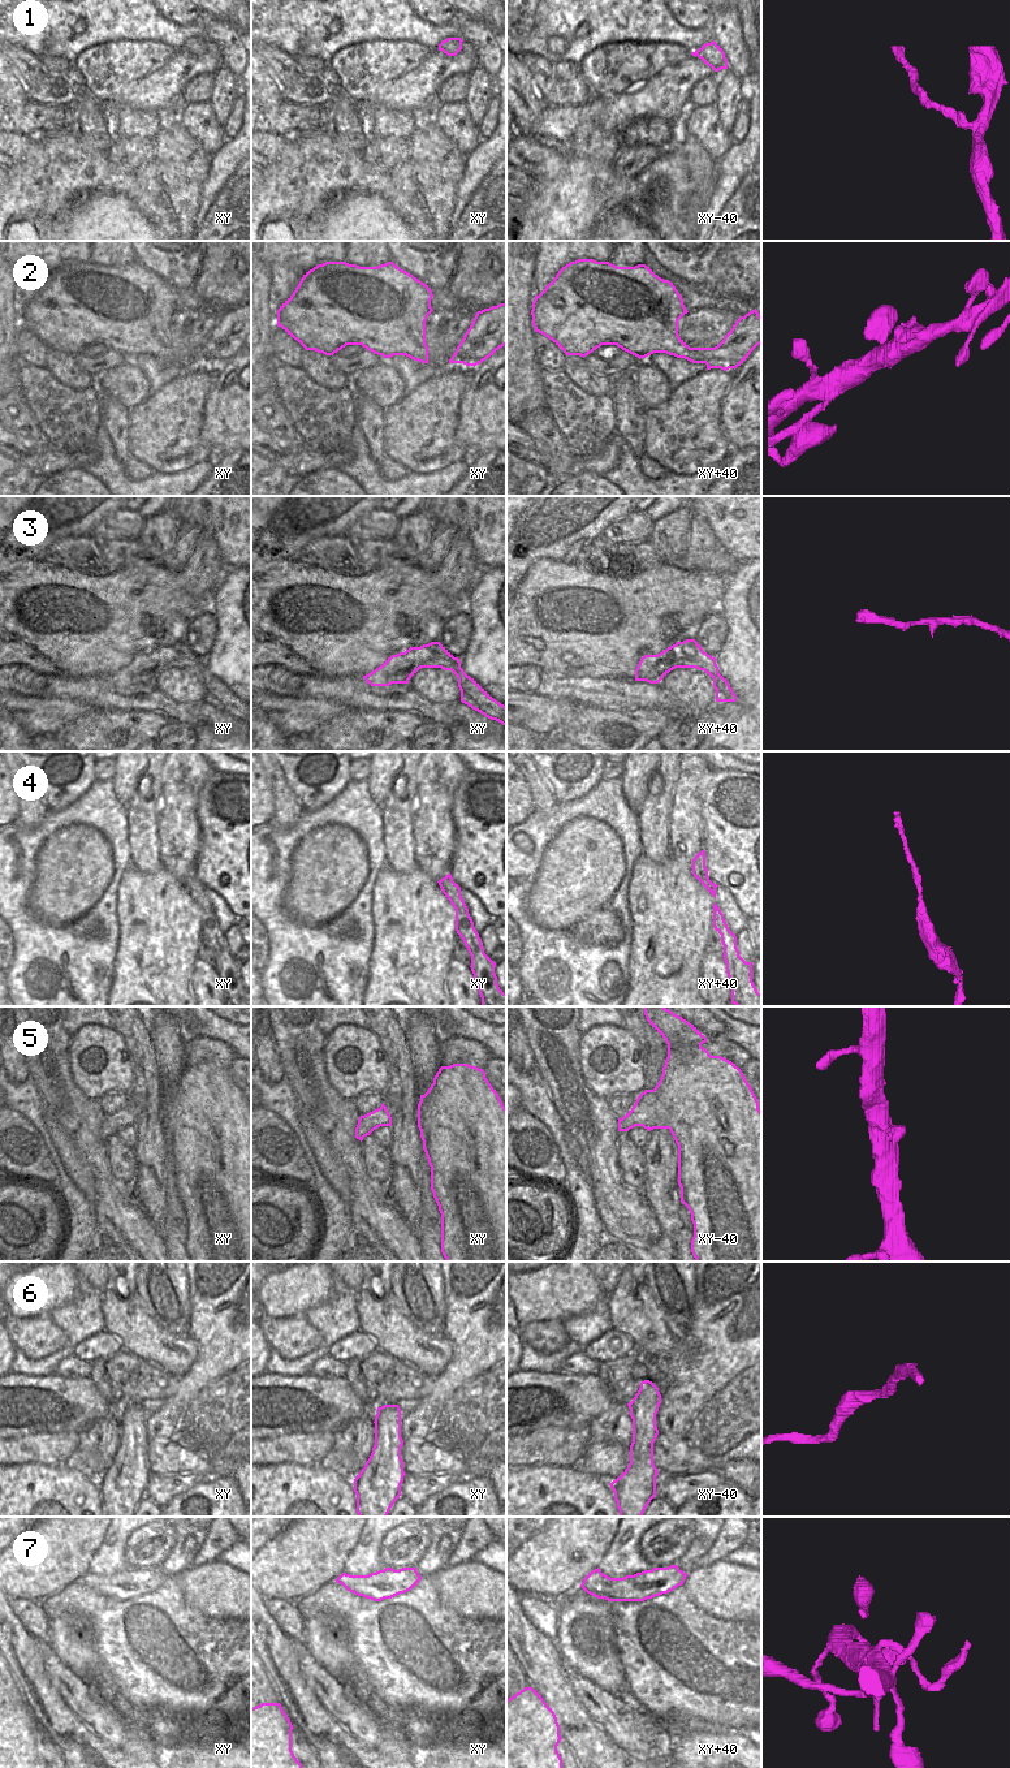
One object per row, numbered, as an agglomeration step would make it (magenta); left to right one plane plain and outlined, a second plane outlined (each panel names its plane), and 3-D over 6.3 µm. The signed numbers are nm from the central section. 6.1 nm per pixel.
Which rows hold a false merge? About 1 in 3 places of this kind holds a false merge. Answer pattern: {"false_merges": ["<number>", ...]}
{"false_merges": ["7"]}

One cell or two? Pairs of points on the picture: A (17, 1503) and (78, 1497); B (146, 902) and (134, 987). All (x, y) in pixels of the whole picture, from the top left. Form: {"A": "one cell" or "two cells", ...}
{"A": "one cell", "B": "one cell"}

